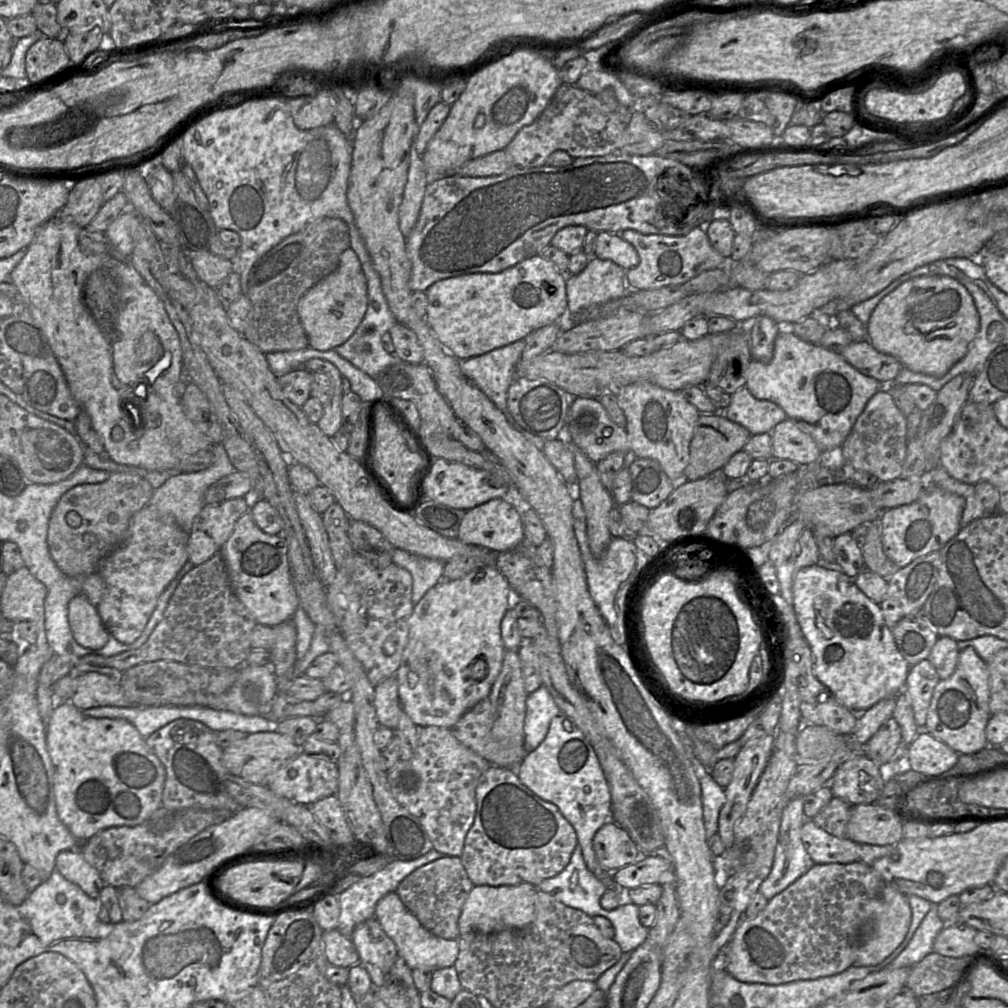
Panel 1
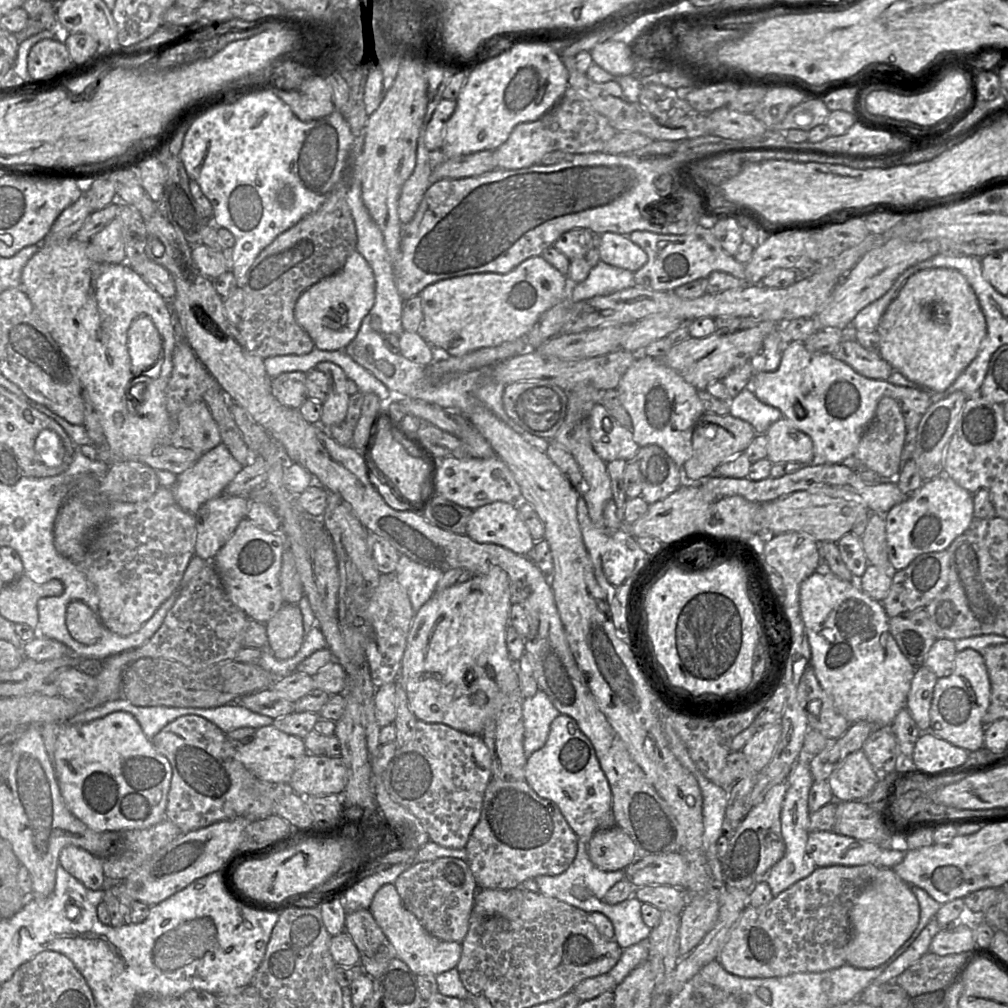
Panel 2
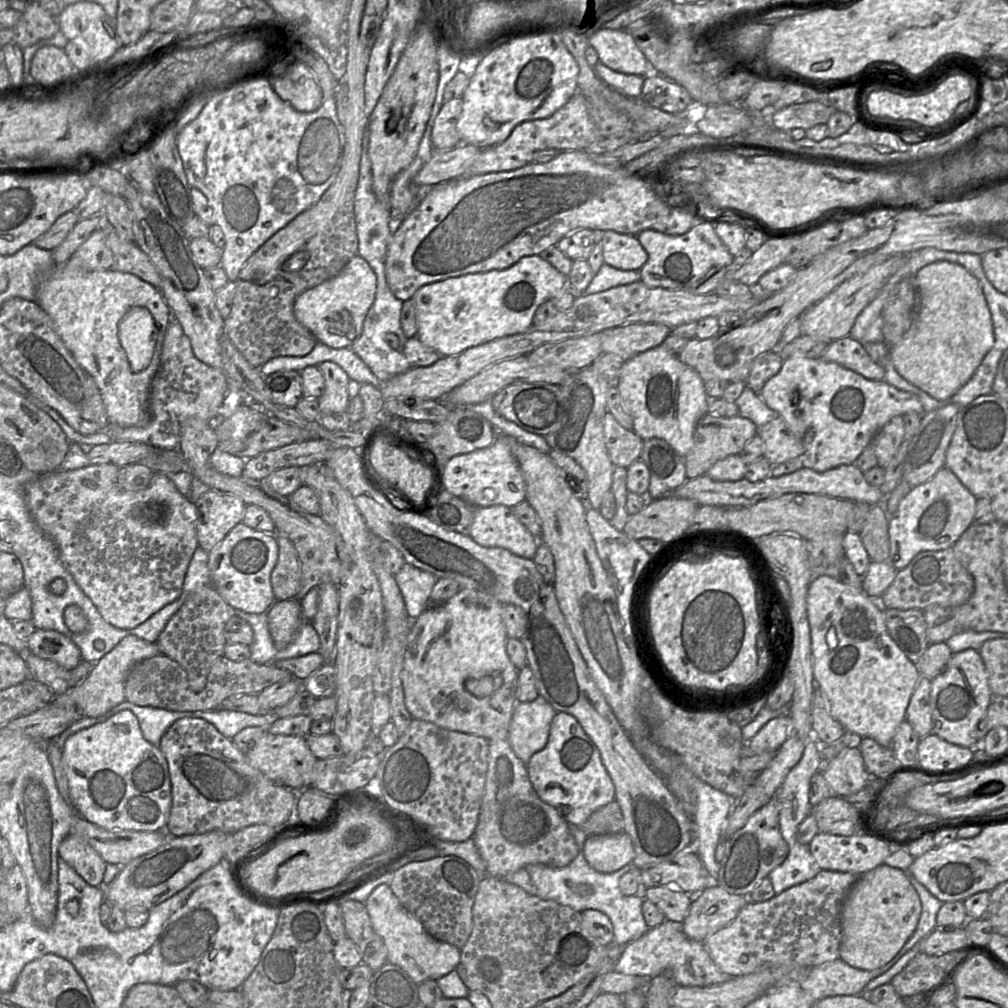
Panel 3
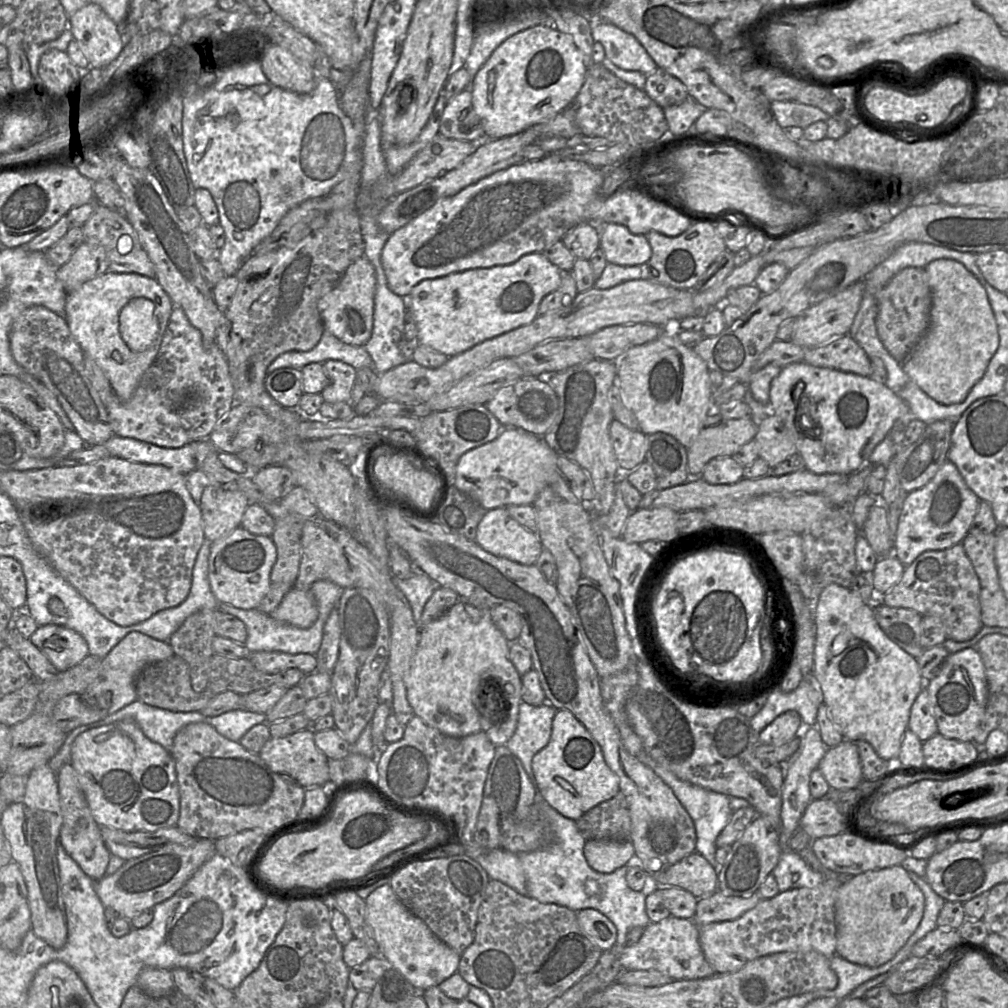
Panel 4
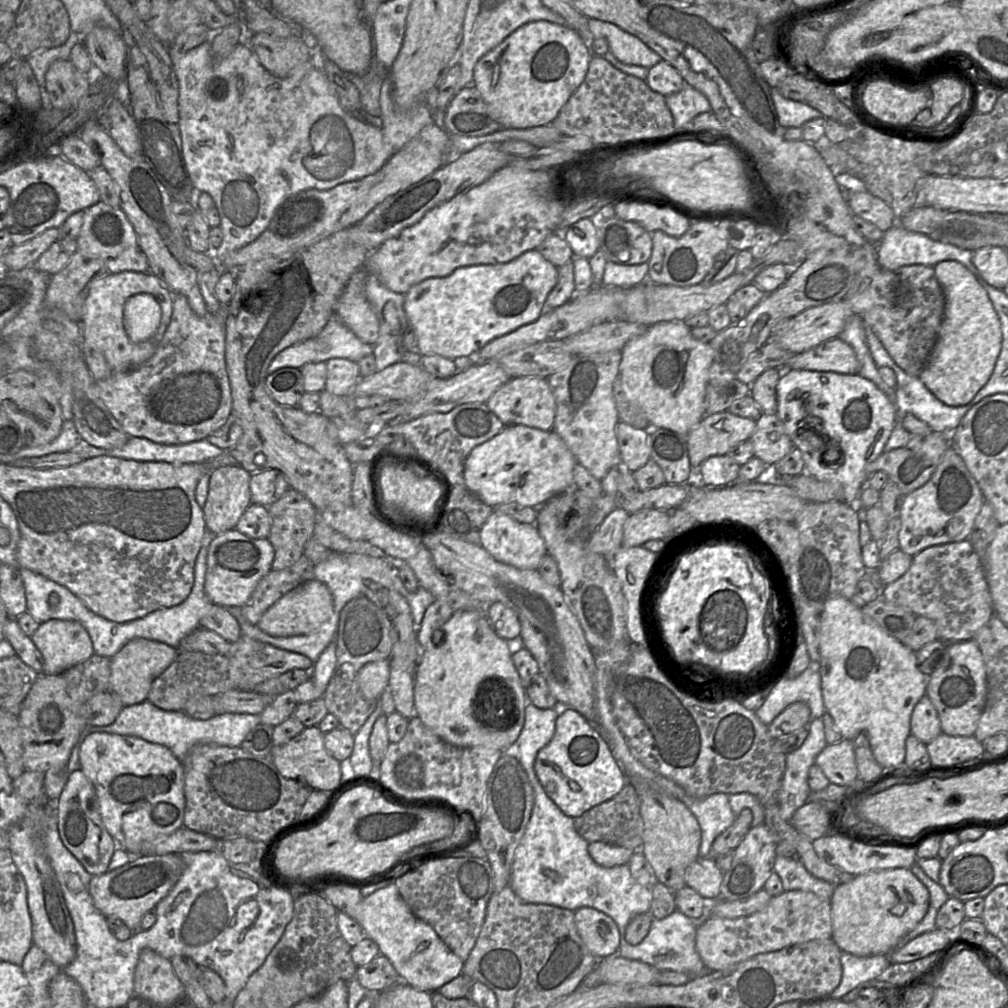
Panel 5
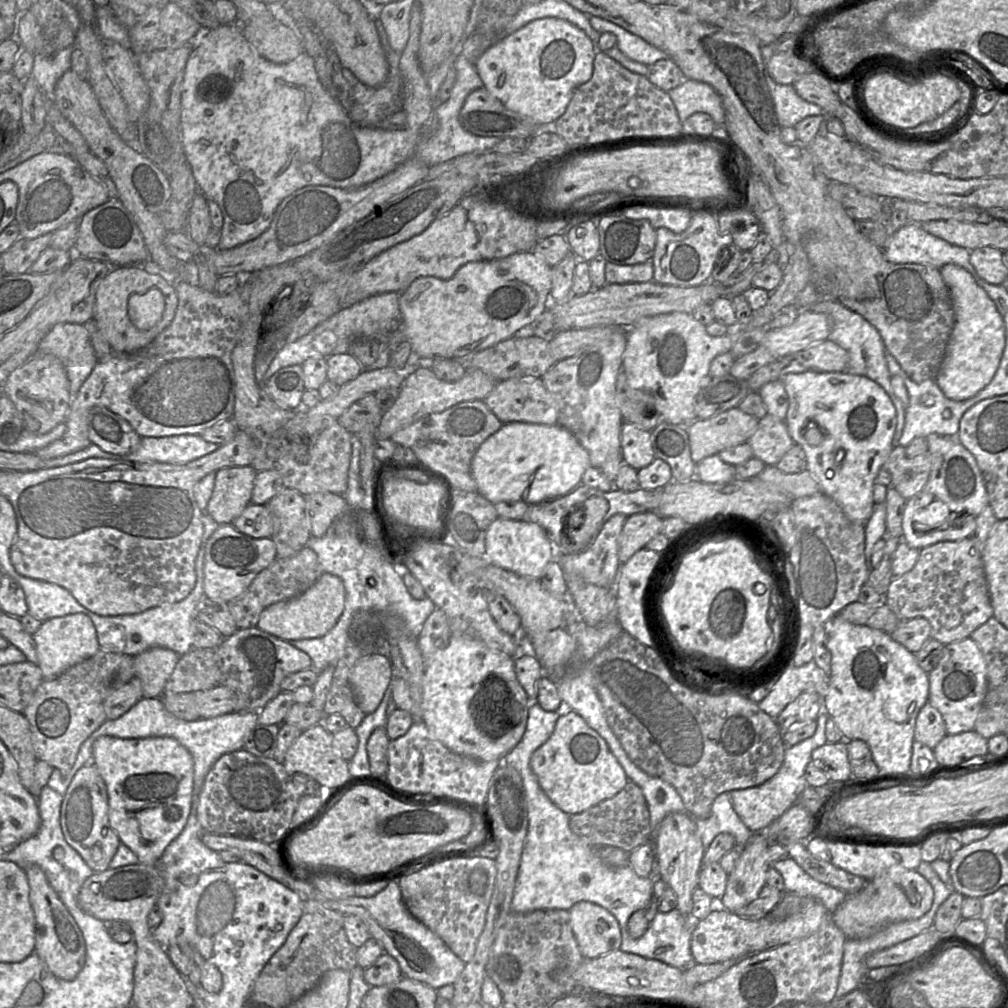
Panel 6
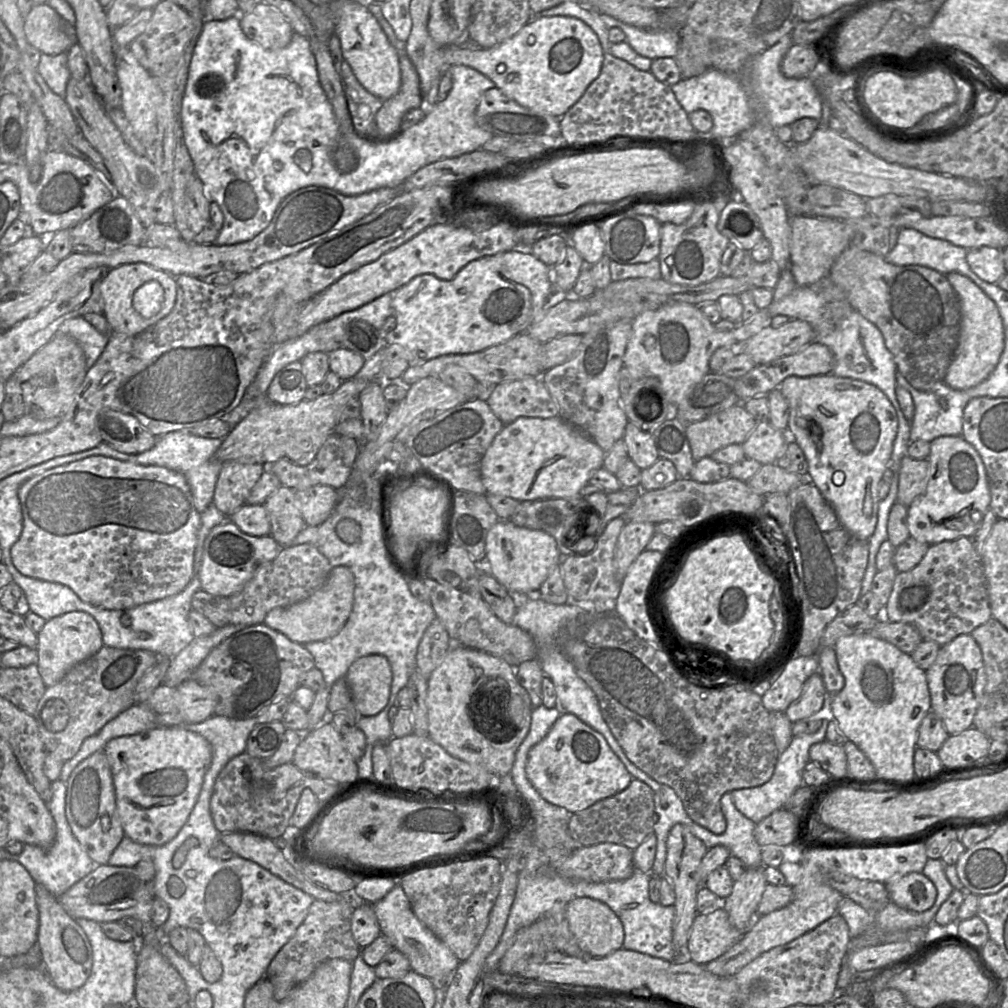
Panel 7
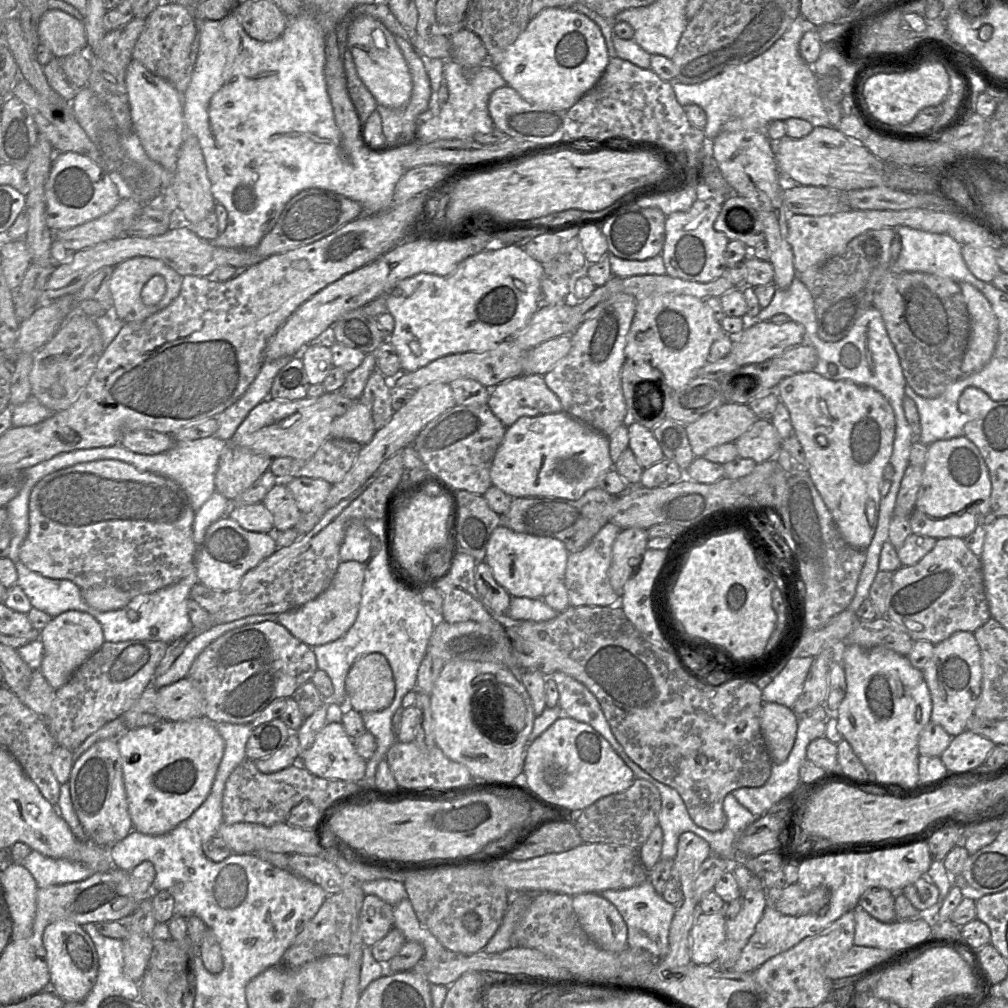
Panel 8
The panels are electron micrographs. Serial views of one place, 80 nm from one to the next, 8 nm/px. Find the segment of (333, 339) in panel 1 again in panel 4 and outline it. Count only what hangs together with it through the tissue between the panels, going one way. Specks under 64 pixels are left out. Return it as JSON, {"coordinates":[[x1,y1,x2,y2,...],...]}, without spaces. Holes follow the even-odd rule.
{"coordinates":[[360,257,346,269,337,285,318,301,324,330,346,344,364,346,373,329,375,290,375,269,365,257]]}

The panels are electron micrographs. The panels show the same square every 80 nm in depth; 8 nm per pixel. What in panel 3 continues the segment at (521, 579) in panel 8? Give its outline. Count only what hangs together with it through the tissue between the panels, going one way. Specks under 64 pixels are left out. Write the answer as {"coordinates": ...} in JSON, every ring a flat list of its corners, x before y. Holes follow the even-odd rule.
{"coordinates":[[505,505,477,508,470,537,483,547,500,547,532,559,539,545,527,528]]}

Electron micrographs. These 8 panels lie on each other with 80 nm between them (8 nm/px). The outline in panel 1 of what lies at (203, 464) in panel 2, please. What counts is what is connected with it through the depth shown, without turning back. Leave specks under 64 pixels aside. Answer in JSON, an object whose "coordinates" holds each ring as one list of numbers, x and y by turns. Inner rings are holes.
{"coordinates":[[221,444,212,446,213,460,210,466,194,473,172,473,157,489,154,489,148,505,154,506,159,512,174,517,179,526,189,531,194,519,203,509,207,489,224,476,235,472,235,468]]}

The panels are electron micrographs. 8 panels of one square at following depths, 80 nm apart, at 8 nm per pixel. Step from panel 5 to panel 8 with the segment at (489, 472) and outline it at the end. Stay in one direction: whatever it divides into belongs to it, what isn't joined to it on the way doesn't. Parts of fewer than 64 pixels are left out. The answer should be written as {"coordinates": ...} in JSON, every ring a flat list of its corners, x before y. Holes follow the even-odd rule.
{"coordinates":[[564,411,552,414,544,414,535,417,520,417,513,425,506,429,504,438,499,445,490,469,492,485,498,487,512,498,520,497,557,497,568,500,578,500,585,492,597,486,597,481,601,475,614,468,609,454,609,439,604,434,592,429,590,426,573,418]]}

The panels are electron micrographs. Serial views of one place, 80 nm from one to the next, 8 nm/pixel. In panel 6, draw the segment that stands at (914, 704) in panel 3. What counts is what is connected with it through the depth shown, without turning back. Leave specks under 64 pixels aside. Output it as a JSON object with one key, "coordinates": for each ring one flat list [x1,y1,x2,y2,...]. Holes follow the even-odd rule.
{"coordinates":[[929,702,919,711,914,730,914,740,933,749,947,735,943,718]]}

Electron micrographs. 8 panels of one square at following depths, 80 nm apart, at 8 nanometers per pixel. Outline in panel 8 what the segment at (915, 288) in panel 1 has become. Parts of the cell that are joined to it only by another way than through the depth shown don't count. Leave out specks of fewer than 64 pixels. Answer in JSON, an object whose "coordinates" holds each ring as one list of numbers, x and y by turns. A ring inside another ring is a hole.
{"coordinates":[[959,282,971,317,971,335,961,371,968,376,980,371,992,358,999,330,998,321,987,298,967,282]]}

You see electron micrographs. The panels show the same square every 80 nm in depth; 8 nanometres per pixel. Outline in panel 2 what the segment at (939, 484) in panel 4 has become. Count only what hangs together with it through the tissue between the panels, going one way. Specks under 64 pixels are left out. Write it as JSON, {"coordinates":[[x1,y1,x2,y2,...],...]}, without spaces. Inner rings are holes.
{"coordinates":[[941,474,925,481,903,502,892,507,884,519,888,559,899,571,922,554,947,550,968,529,974,519,973,494]]}

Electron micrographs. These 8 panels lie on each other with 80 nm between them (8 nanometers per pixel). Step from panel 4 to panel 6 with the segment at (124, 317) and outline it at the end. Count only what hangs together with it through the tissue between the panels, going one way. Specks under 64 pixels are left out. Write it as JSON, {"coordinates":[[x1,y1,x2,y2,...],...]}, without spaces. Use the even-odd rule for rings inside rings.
{"coordinates":[[156,288,134,293,128,299,129,319,139,330,144,331,154,327,161,319,163,311,164,297]]}

